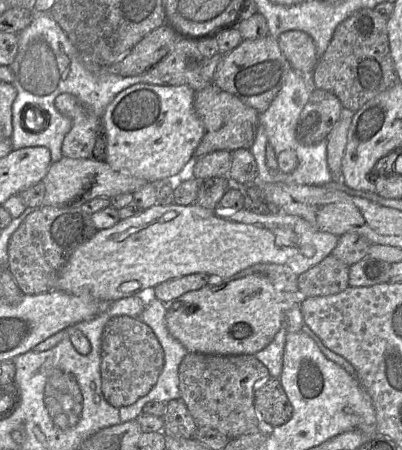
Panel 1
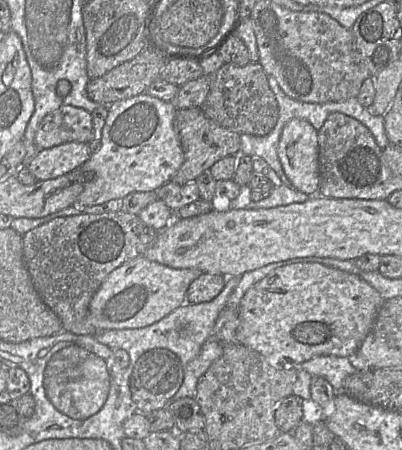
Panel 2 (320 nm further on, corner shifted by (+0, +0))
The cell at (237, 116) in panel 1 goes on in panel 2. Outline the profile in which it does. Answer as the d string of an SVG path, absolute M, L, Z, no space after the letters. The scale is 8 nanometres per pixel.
M200 108L177 110L175 129L179 136L184 162L171 181L178 185L185 185L195 180L219 160L240 154L240 135L229 131L209 120Z

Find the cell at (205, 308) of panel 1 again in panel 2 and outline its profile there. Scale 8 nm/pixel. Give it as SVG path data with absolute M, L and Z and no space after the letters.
M317 262L283 265L251 286L242 297L238 312L239 343L257 351L278 367L291 368L318 355L349 356L359 347L374 324L384 302L381 294L359 275Z

